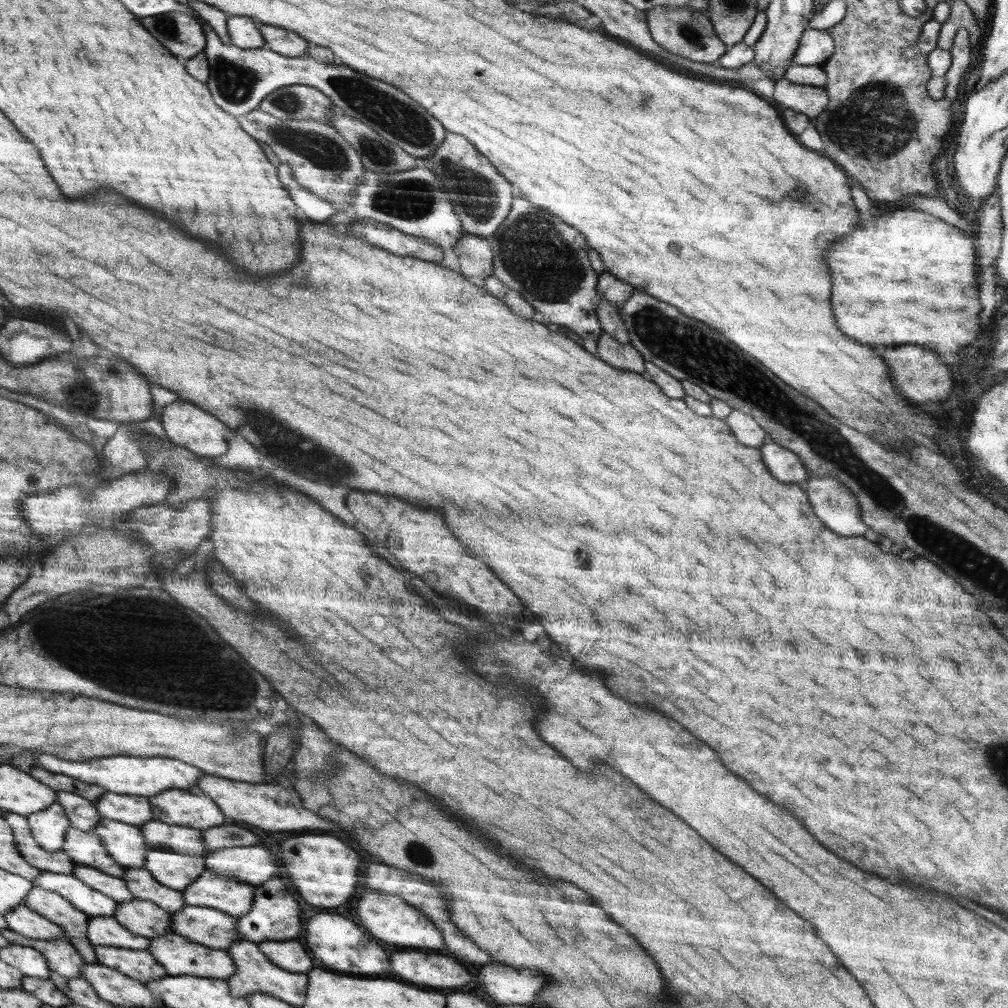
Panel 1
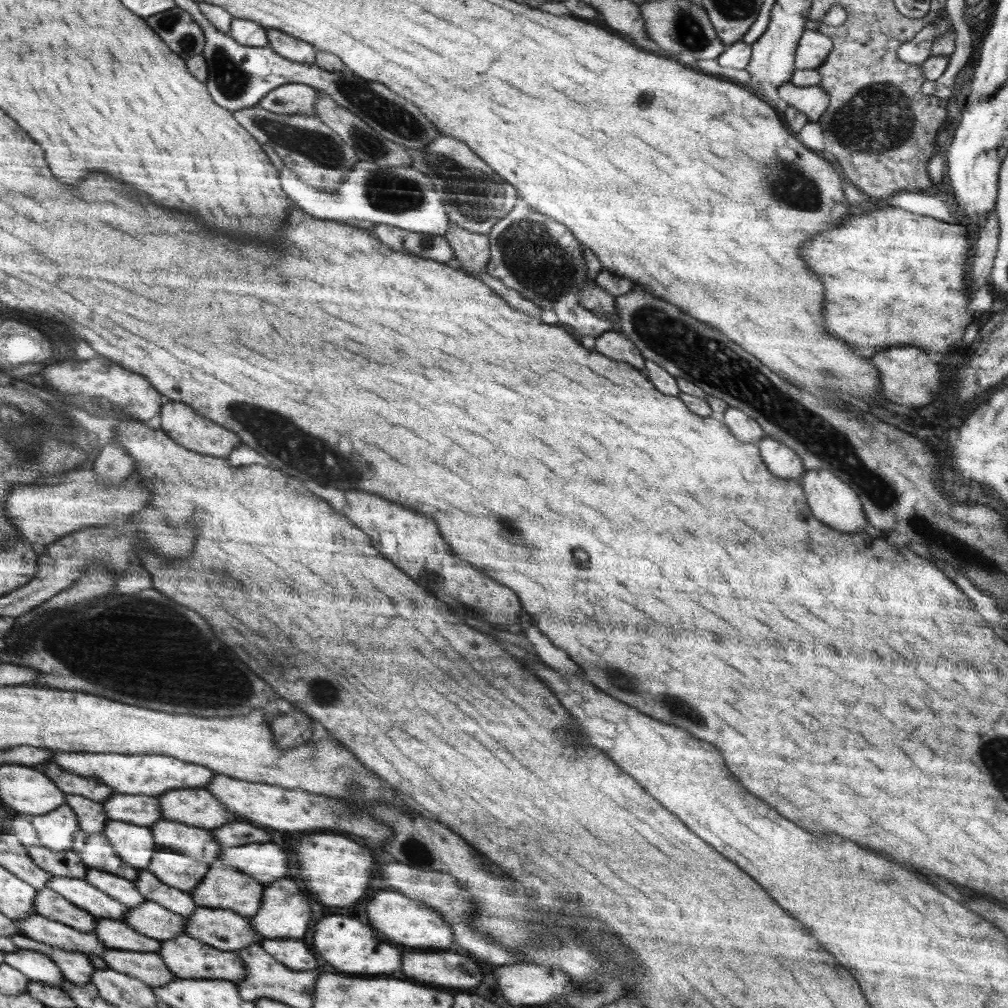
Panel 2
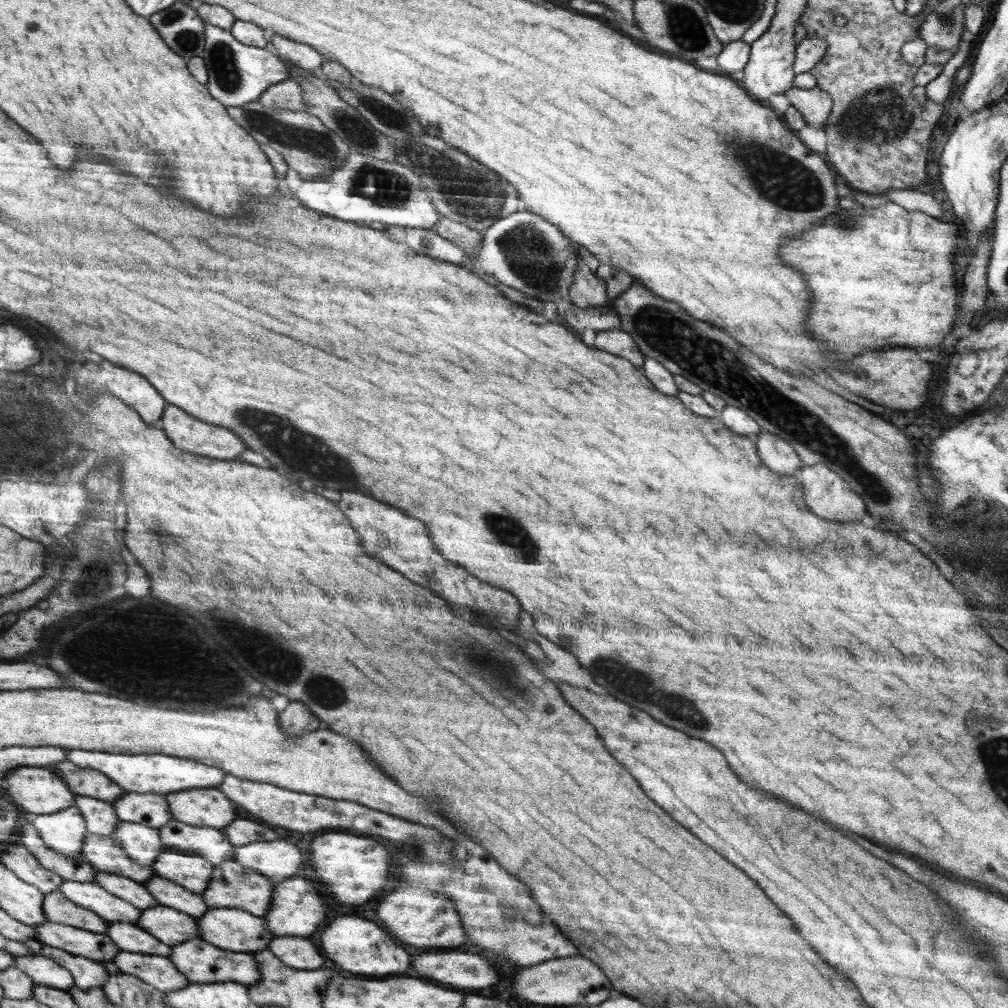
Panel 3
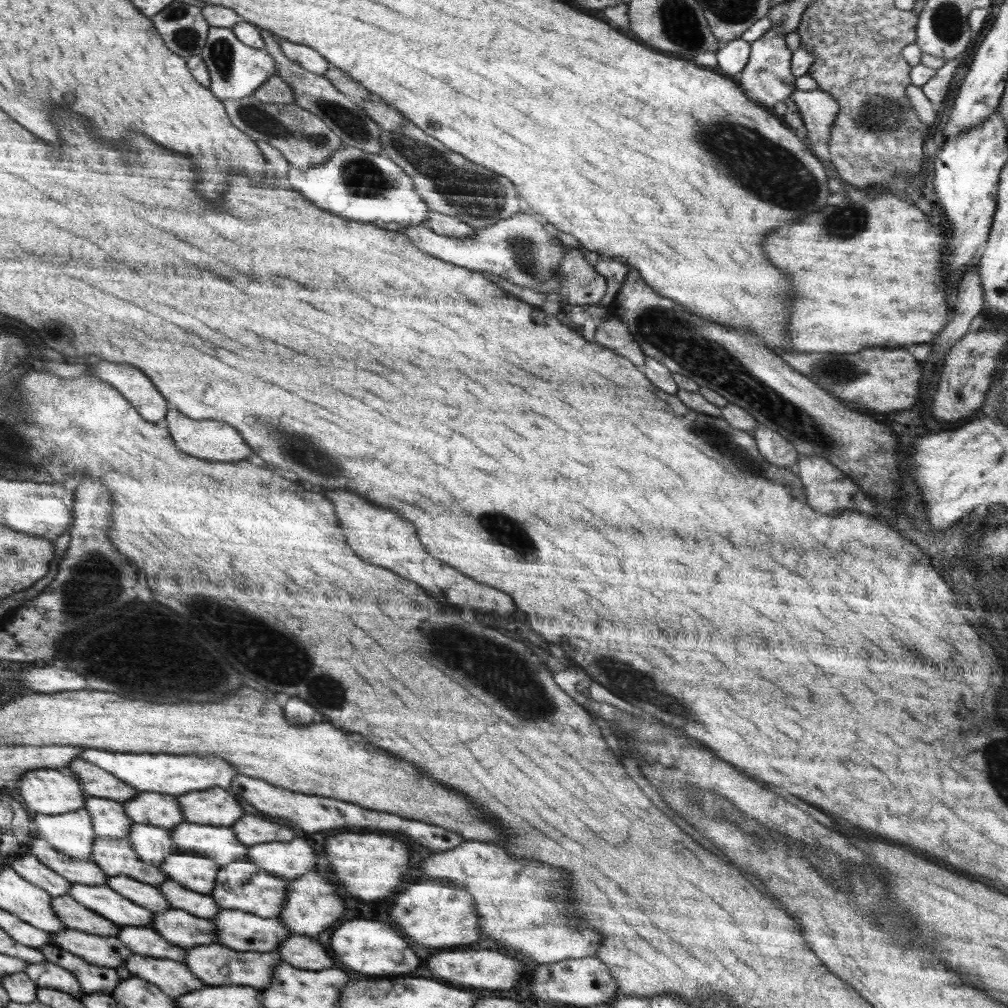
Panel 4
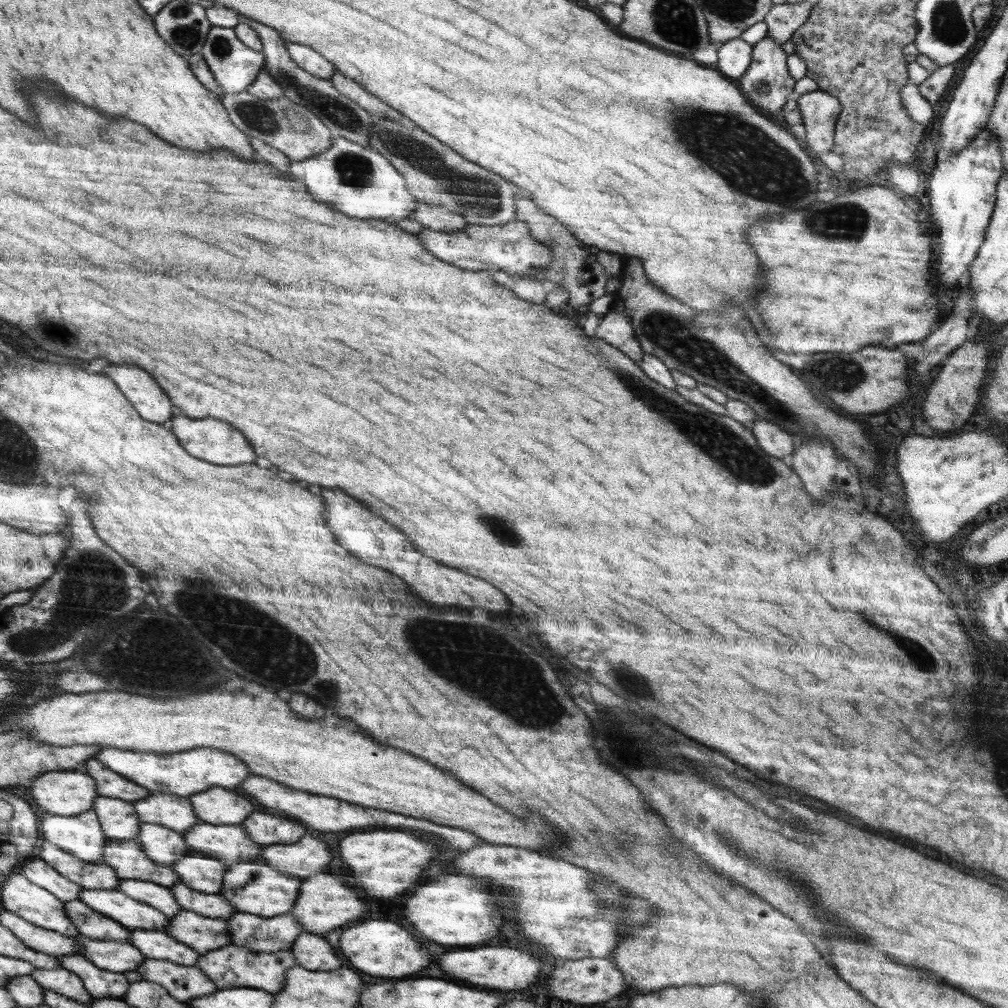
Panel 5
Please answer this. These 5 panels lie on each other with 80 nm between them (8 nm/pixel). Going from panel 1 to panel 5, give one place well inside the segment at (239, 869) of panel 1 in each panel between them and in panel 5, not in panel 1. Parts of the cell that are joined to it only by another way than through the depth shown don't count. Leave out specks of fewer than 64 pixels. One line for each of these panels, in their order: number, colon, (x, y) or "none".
2: (265, 862)
3: (277, 860)
4: (292, 859)
5: (307, 857)

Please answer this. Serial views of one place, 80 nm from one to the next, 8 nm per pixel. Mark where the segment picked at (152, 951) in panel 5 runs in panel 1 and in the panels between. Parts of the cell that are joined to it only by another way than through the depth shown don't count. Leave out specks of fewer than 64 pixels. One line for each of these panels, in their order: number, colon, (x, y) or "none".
1: (105, 931)
2: (115, 934)
3: (129, 937)
4: (146, 941)

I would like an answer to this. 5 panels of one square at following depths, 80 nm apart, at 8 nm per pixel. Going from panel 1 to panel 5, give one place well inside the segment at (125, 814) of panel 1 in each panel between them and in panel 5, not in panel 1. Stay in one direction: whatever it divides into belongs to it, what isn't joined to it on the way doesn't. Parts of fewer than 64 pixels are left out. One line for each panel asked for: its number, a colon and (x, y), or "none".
2: (146, 810)
3: (153, 810)
4: (148, 807)
5: (175, 812)

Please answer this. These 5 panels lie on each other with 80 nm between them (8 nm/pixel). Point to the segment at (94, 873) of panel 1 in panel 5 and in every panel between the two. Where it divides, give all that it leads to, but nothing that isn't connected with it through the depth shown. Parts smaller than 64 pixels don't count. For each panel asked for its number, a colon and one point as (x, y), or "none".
2: (122, 889)
3: (130, 890)
4: (147, 895)
5: (159, 897)

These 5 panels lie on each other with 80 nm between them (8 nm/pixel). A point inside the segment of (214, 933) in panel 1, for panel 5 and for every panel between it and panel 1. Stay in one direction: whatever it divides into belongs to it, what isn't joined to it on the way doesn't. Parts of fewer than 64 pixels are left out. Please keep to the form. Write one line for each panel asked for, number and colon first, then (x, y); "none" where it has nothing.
2: (225, 929)
3: (236, 930)
4: (237, 929)
5: (277, 933)

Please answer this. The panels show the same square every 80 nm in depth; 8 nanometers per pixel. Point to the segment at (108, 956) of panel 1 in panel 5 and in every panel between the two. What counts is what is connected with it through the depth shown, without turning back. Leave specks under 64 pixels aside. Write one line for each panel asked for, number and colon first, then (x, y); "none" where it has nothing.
2: (148, 967)
3: (159, 971)
4: (174, 978)
5: (184, 983)

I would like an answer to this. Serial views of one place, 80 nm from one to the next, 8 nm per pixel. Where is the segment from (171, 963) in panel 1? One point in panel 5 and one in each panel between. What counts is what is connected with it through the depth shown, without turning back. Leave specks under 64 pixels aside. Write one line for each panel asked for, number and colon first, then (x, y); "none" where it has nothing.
2: (188, 958)
3: (202, 962)
4: (217, 965)
5: (230, 966)

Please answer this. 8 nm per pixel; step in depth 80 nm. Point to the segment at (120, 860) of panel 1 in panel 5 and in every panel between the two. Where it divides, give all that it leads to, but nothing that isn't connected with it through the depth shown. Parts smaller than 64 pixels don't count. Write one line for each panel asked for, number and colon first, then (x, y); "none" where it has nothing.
2: (135, 844)
3: (143, 844)
4: (154, 844)
5: (164, 845)

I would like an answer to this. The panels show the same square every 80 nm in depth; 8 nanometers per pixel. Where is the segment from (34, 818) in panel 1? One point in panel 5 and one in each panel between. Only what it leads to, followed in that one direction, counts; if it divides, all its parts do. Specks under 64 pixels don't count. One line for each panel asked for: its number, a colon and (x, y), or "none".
2: (57, 829)
3: (64, 831)
4: (72, 833)
5: (82, 835)

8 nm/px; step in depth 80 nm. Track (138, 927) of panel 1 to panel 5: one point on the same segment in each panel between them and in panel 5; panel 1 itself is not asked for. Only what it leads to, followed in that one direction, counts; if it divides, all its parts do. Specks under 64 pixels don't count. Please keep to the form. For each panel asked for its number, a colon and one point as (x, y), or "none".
2: (153, 919)
3: (171, 926)
4: (180, 927)
5: (202, 933)

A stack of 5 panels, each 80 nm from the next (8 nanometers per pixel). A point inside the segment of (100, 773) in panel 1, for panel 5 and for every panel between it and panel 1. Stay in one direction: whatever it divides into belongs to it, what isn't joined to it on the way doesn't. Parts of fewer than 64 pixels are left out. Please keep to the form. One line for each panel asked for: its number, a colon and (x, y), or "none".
2: (127, 773)
3: (159, 773)
4: (165, 773)
5: (186, 773)

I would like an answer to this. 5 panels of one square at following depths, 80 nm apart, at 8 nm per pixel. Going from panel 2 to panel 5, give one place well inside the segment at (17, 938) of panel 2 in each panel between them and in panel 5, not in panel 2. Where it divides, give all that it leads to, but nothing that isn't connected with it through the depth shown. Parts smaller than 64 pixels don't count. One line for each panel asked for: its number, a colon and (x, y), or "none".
3: (86, 973)
4: (93, 979)
5: (99, 982)

